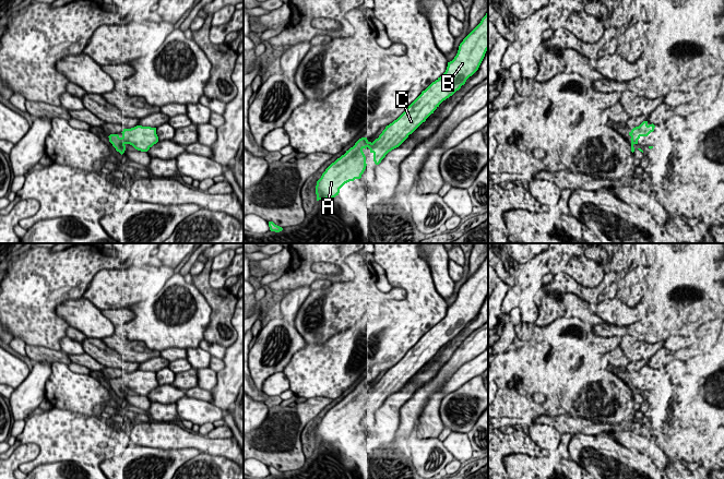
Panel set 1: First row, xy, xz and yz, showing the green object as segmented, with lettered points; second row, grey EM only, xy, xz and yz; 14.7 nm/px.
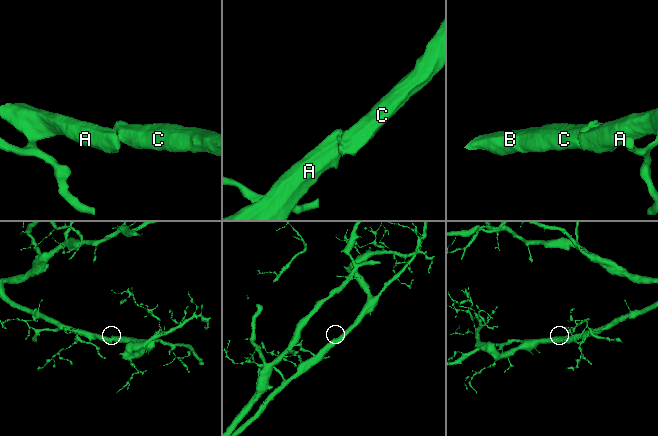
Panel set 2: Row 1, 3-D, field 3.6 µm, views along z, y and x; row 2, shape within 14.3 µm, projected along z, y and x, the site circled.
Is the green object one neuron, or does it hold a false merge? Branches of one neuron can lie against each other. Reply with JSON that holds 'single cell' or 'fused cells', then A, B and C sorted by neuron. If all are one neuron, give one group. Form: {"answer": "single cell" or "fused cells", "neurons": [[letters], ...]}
{"answer": "single cell", "neurons": [["A", "B", "C"]]}

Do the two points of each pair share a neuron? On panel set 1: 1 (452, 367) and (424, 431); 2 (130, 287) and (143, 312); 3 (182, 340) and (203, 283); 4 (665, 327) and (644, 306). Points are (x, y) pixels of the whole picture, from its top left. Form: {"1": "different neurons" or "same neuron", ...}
{"1": "different neurons", "2": "different neurons", "3": "different neurons", "4": "same neuron"}

